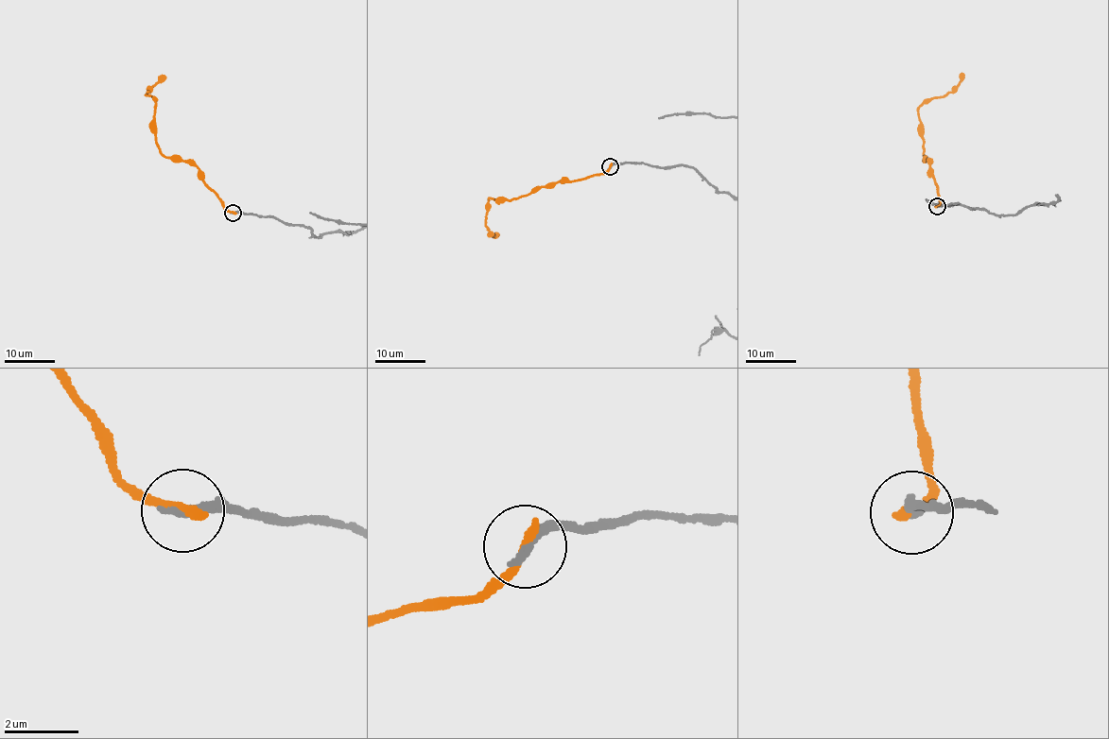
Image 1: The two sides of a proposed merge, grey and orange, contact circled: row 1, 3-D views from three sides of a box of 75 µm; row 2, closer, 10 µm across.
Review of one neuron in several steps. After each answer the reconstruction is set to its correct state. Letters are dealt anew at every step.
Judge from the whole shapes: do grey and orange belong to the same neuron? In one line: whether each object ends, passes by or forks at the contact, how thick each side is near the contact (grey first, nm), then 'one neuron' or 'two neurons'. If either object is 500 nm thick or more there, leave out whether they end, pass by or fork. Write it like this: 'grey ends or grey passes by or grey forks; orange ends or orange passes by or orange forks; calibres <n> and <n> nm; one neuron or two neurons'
grey ends; orange ends; calibres 280 and 280 nm; two neurons

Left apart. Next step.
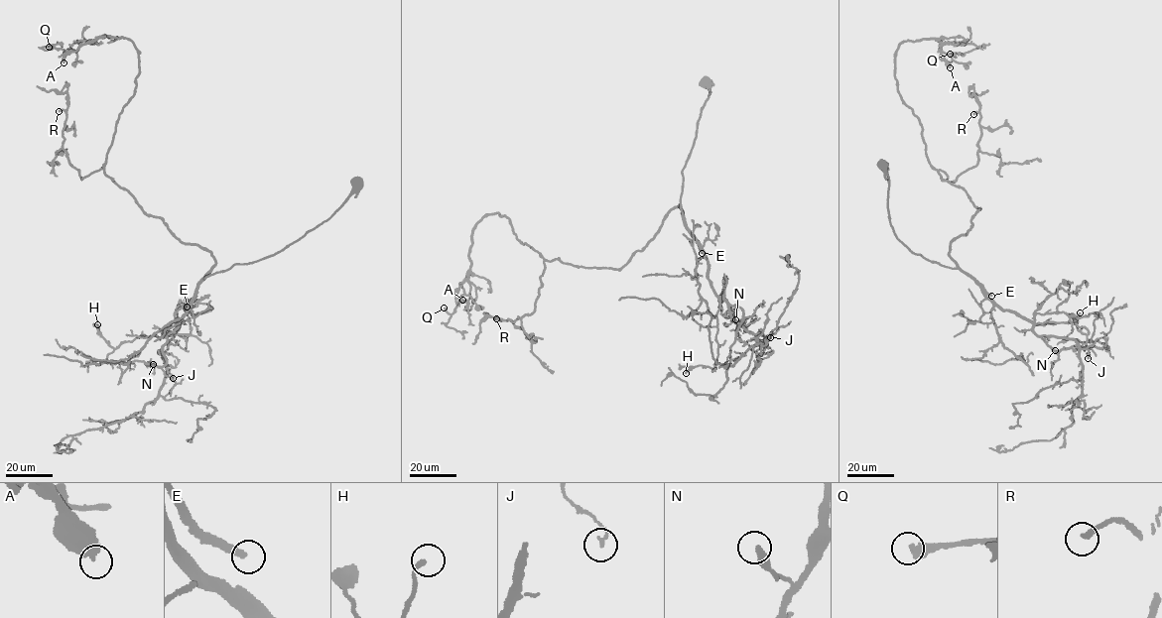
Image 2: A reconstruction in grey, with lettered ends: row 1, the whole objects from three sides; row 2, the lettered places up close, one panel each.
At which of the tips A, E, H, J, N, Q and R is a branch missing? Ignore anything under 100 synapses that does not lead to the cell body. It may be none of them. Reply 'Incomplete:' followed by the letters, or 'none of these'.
Incomplete: E

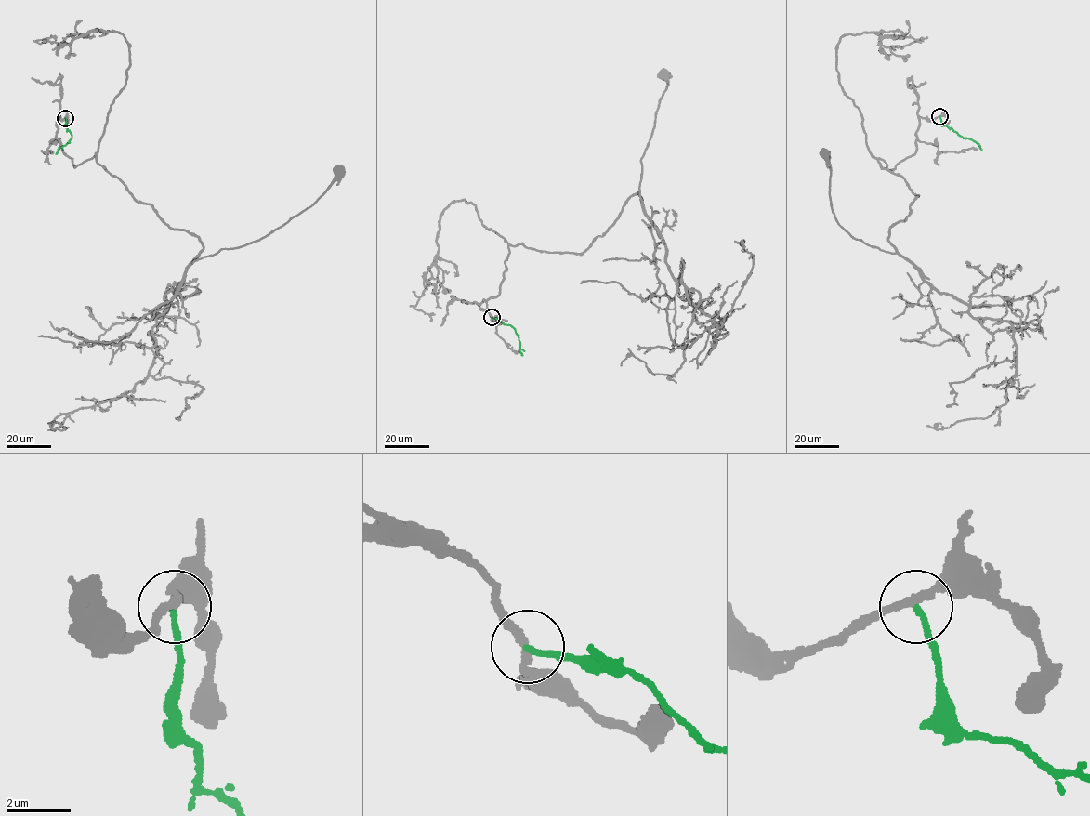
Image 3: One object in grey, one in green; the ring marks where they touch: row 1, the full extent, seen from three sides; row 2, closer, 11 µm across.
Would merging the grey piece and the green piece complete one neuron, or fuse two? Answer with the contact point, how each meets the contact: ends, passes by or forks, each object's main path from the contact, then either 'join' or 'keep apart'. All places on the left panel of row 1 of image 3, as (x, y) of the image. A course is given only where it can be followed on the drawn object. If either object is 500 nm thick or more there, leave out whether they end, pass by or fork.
at (65, 118); grey passes by; green ends there; grey runs (66, 117), (56, 138), (74, 165), (94, 156), (137, 201), (199, 238), (192, 262), (268, 235), (339, 168); green runs (66, 117), (72, 138), (56, 153); keep apart

